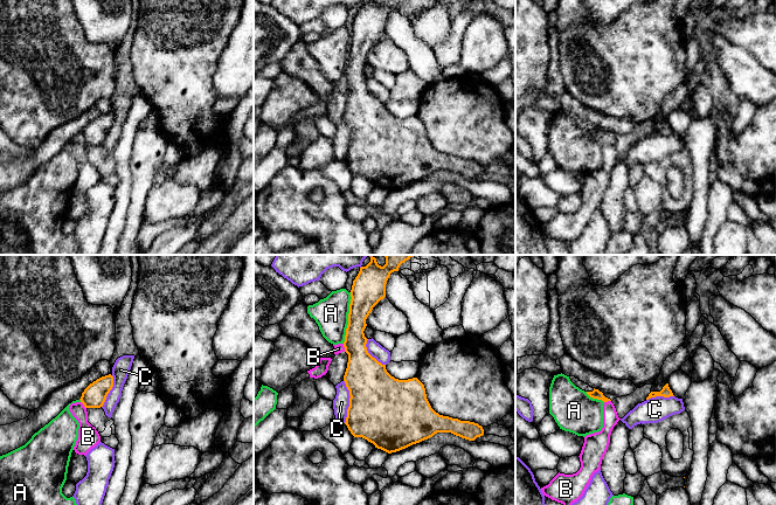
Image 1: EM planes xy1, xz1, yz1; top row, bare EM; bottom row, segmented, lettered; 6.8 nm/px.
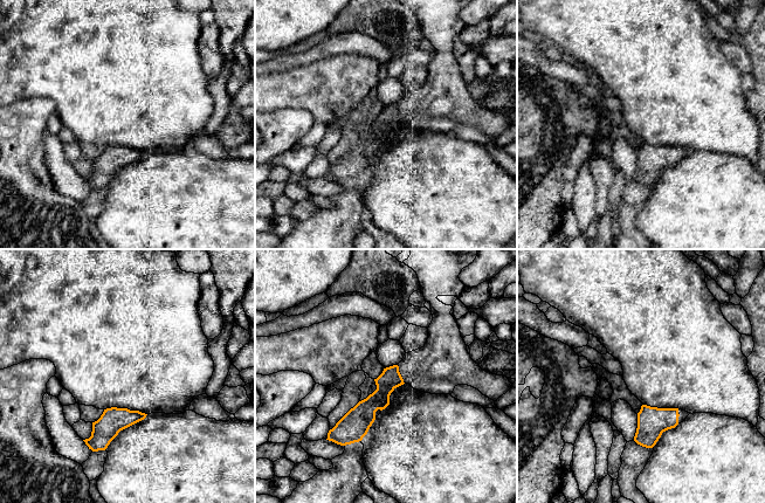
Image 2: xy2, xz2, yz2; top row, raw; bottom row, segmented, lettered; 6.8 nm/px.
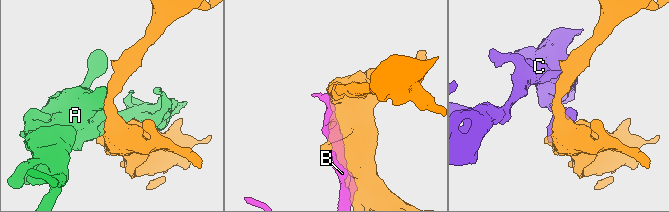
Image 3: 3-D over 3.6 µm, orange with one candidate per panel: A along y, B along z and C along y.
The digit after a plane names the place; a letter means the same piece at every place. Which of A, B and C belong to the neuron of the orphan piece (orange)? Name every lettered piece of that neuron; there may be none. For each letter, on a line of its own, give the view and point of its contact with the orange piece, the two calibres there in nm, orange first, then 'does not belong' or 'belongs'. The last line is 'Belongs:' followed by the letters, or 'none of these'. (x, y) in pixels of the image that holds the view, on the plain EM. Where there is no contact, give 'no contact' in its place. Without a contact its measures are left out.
A: contact xz1 (348, 56); calibres 220 and 240 nm; does not belong
B: contact xz1 (344, 84); calibres 280 and 60 nm; does not belong
C: contact xz1 (350, 139); calibres 480 and 110 nm; does not belong
Belongs: none of these

